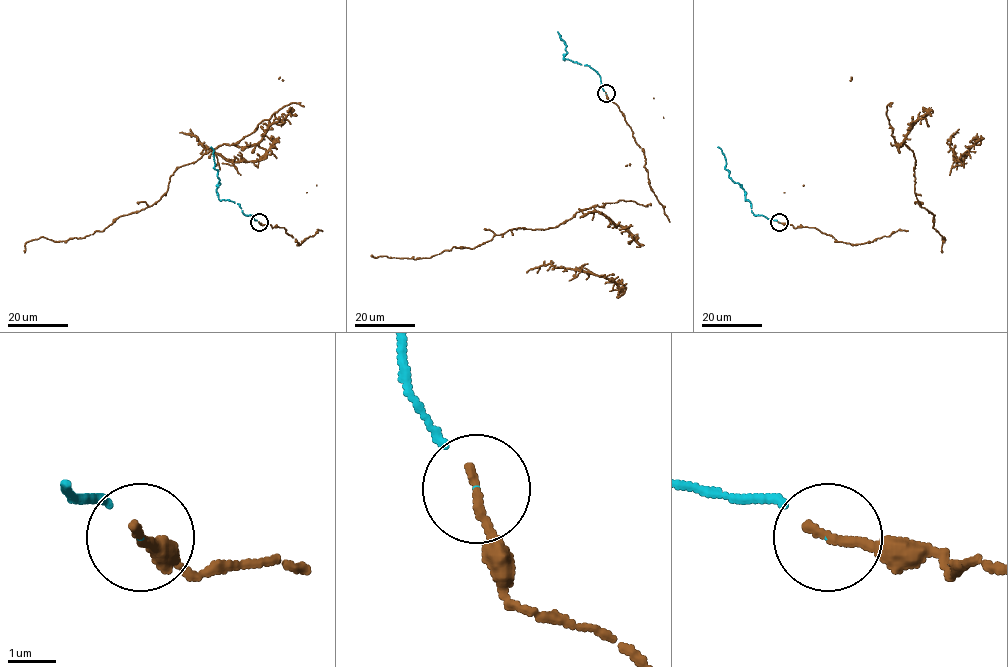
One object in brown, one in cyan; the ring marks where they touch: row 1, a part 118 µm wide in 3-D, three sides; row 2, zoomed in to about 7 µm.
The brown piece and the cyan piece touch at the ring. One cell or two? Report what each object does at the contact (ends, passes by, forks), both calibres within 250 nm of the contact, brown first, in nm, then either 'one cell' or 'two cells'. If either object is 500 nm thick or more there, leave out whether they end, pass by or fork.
brown ends there; cyan ends there; 200 nm thick on the brown side, 30 nm on the other; one cell

